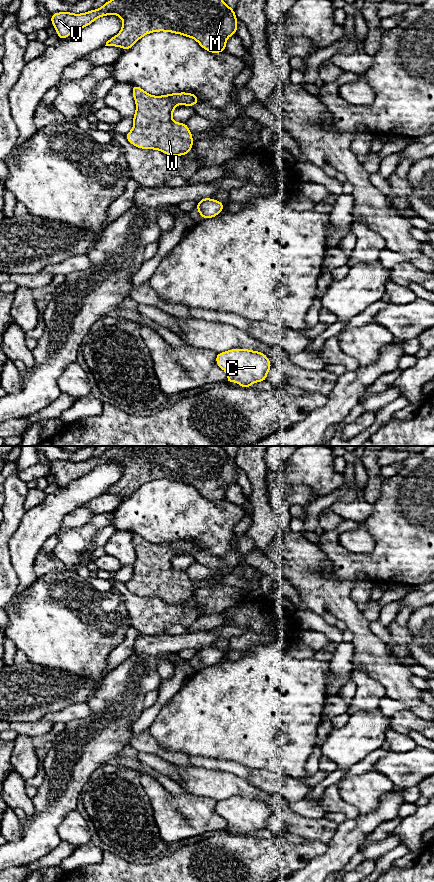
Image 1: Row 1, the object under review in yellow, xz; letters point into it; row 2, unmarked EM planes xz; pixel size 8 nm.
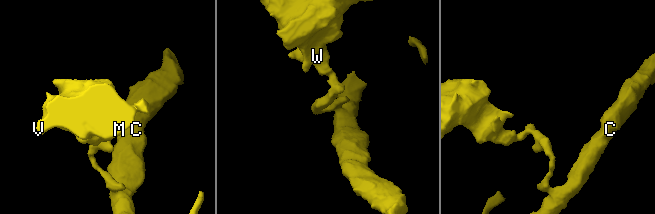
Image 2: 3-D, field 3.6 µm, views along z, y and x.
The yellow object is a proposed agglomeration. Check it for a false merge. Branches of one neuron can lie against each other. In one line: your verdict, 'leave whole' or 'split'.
split

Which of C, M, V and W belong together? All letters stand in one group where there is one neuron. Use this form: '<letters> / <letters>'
C / M V W

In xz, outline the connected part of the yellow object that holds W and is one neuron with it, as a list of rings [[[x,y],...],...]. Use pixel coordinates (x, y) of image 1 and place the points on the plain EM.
[[[133,532],[133,546],[136,560],[133,564],[133,576],[125,582],[129,591],[141,597],[159,598],[169,604],[185,604],[193,595],[193,585],[186,571],[174,570],[172,560],[178,552],[194,554],[199,551],[196,542],[180,540],[161,544],[148,542],[139,534]]]

